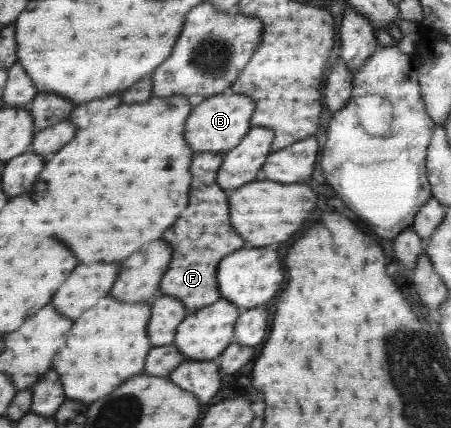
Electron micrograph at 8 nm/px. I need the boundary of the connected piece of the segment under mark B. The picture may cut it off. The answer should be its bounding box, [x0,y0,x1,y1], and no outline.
[185,94,253,153]

